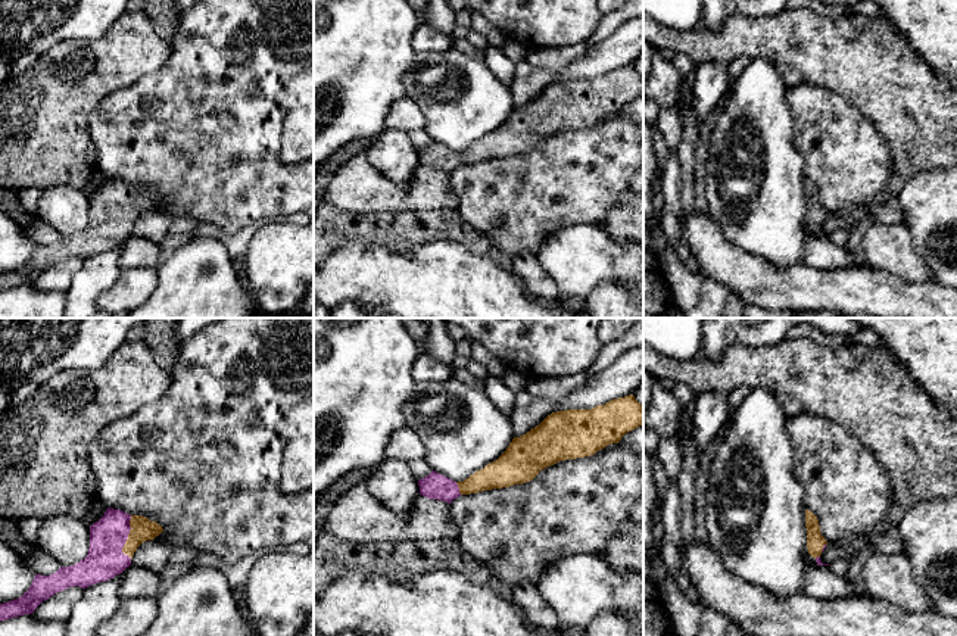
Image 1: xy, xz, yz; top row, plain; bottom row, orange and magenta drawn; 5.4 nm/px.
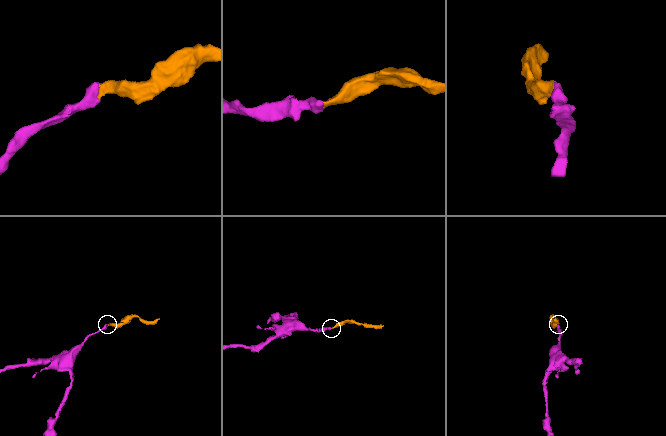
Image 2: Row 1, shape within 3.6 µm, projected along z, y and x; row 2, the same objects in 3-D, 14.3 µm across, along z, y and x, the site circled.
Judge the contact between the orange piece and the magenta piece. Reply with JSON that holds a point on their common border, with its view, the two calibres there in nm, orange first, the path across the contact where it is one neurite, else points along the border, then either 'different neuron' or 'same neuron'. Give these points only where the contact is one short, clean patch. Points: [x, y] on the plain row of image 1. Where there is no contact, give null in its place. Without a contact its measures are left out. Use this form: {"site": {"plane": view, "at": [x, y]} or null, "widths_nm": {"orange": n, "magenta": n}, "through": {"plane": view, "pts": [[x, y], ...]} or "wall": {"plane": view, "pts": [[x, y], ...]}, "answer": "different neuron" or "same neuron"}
{"site": {"plane": "xy", "at": [128, 208]}, "widths_nm": {"orange": 130, "magenta": 200}, "through": {"plane": "xy", "pts": [[142, 199], [137, 199], [128, 208], [105, 230]]}, "answer": "same neuron"}

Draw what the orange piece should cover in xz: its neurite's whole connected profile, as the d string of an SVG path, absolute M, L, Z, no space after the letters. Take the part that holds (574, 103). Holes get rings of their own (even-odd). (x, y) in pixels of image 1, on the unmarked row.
M633 65L612 69L592 80L567 80L548 85L539 96L520 107L514 107L506 121L484 138L476 141L464 152L453 152L436 141L418 150L420 165L451 174L461 165L502 159L533 150L542 140L559 131L595 125L608 115L618 113L621 107L643 94L643 77Z

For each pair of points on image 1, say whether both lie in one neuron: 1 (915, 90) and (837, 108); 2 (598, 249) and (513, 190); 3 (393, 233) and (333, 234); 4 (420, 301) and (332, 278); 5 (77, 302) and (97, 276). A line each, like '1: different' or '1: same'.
1: different
2: different
3: same
4: same
5: same

